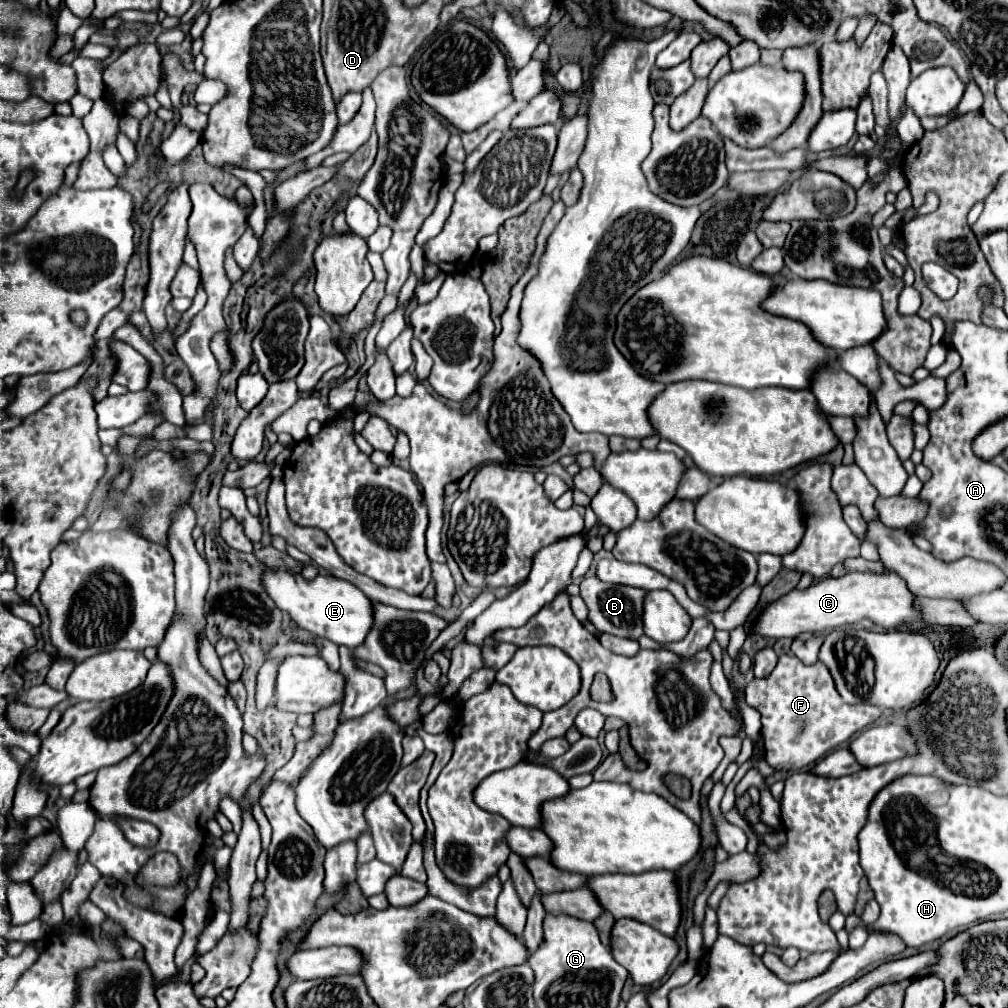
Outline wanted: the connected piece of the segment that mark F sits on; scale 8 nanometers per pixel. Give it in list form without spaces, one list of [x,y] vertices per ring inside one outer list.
[[[780,656],[776,668],[766,678],[754,678],[746,686],[746,704],[762,716],[762,736],[766,762],[774,770],[800,770],[826,756],[830,750],[850,740],[856,732],[872,724],[882,710],[868,704],[846,704],[822,662],[806,666],[796,656]]]

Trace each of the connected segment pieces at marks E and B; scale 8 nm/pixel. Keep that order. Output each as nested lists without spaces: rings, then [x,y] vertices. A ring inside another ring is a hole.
[[[290,566],[280,568],[264,568],[262,586],[266,594],[276,602],[276,606],[288,614],[300,628],[326,638],[334,644],[344,644],[348,648],[356,648],[364,642],[370,626],[372,626],[372,602],[364,592],[352,586],[346,580],[340,580],[332,574],[318,574],[312,580],[306,580],[300,572],[296,574]]]
[[[596,576],[584,578],[580,584],[580,596],[586,602],[590,614],[590,622],[600,630],[608,632],[620,638],[632,638],[638,640],[642,632],[642,602],[646,592],[642,588],[632,588],[632,586],[616,586],[616,584],[604,584]]]

